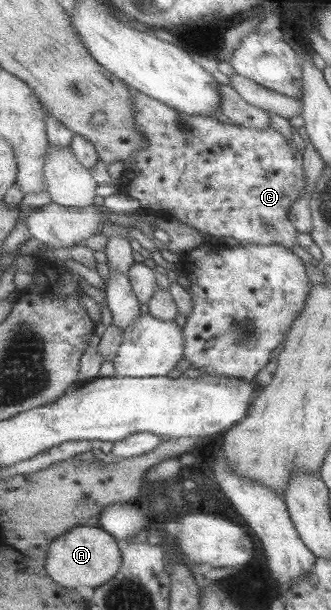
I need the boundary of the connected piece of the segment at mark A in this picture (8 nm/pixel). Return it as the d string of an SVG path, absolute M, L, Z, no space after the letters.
M96 522L75 527L60 536L52 545L48 558L48 571L59 584L89 592L111 582L122 571L123 565L124 554L120 541Z

